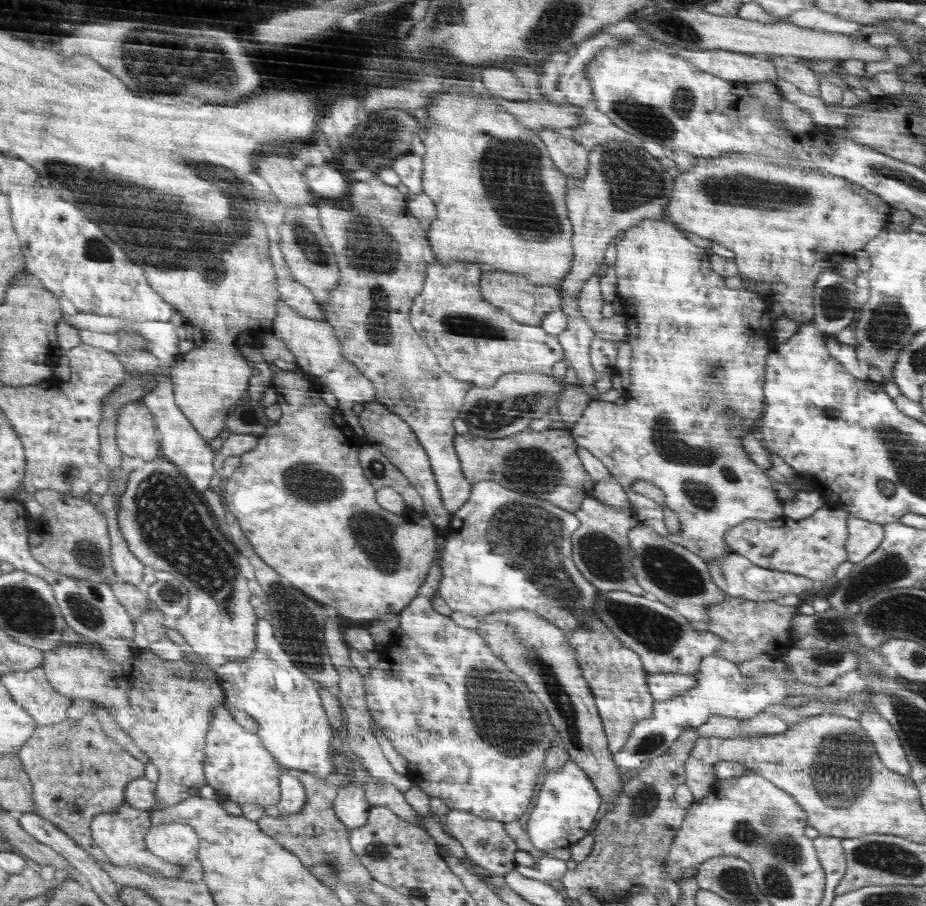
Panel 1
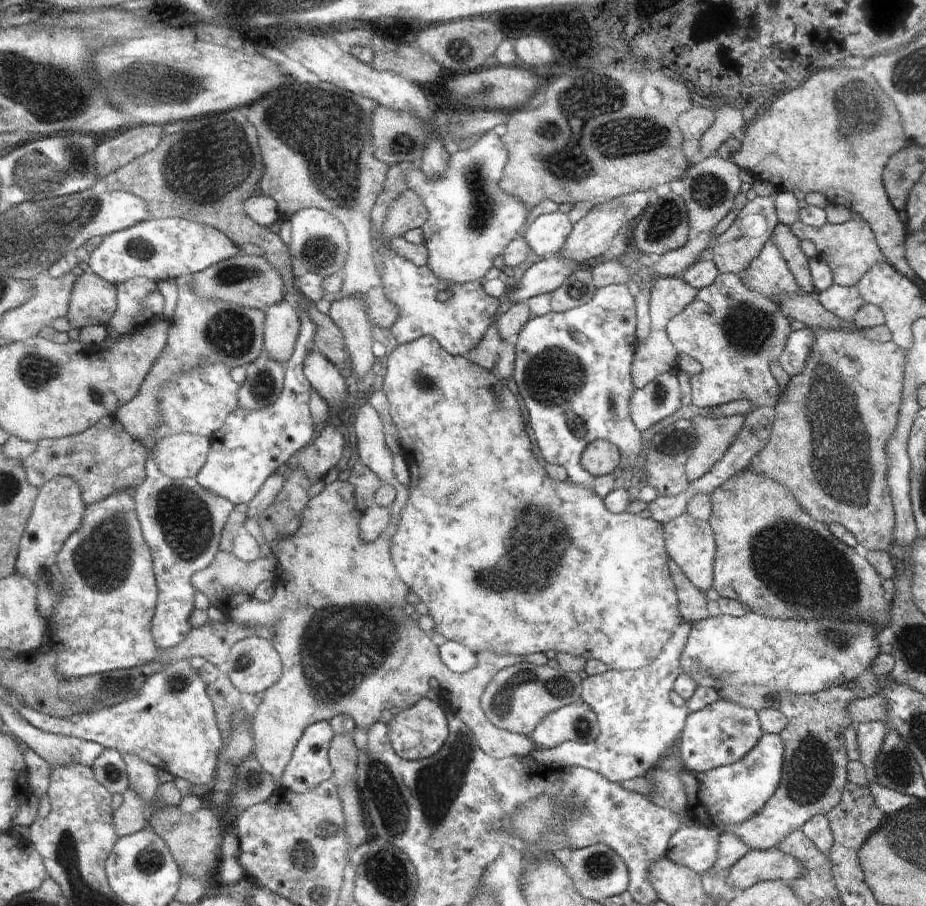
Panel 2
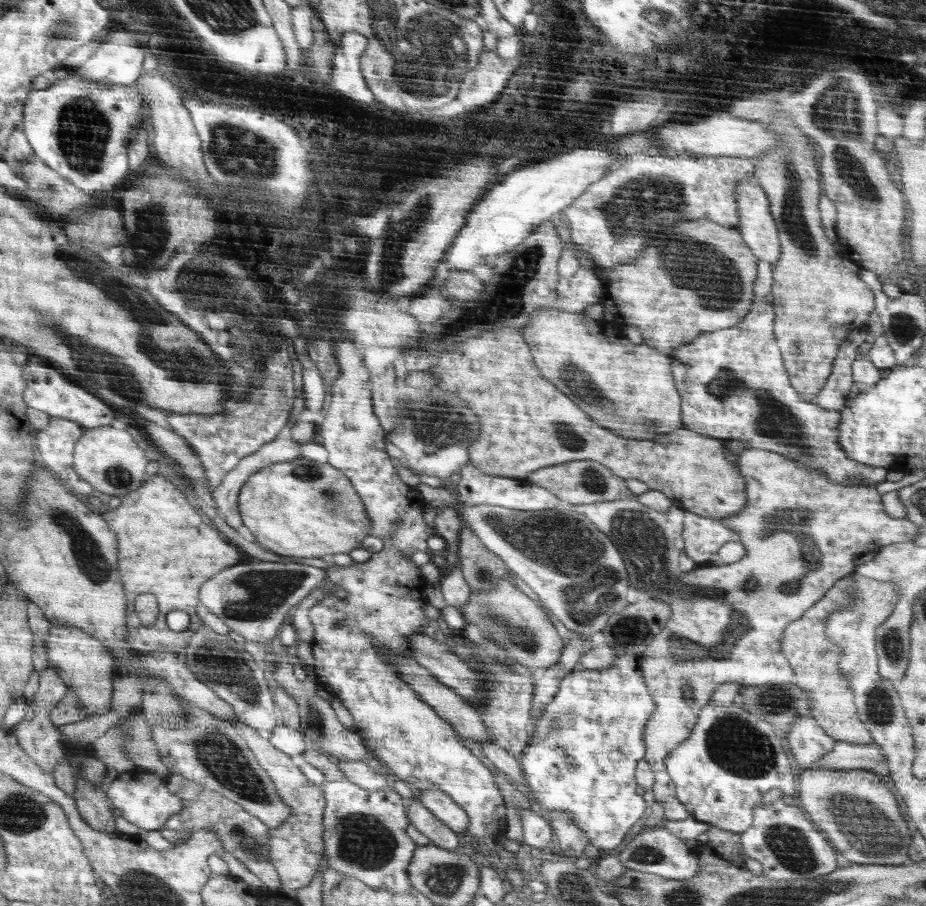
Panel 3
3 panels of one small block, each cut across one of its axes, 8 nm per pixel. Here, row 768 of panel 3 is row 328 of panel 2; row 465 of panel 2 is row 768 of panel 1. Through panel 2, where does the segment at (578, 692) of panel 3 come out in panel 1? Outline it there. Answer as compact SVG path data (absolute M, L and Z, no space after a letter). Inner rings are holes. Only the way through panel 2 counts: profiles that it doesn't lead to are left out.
M706 656L700 664L694 674L696 686L692 690L682 692L670 700L656 701L653 716L637 722L625 748L613 753L613 758L619 766L624 766L630 772L643 768L647 763L668 752L682 731L688 727L699 727L711 715L721 714L738 720L750 720L770 704L777 705L795 696L784 678L773 672L761 671L748 678L740 674L735 663L718 656ZM568 759L562 764L562 768L548 771L542 789L538 791L538 800L535 801L536 807L530 814L530 820L526 822L526 835L539 855L535 864L540 872L538 878L549 883L561 881L568 872L566 864L562 860L546 858L544 855L551 857L550 850L578 846L583 838L590 838L592 831L598 826L602 802L606 800L602 798L601 791L594 786L593 779L586 774L586 770L582 770L577 762Z

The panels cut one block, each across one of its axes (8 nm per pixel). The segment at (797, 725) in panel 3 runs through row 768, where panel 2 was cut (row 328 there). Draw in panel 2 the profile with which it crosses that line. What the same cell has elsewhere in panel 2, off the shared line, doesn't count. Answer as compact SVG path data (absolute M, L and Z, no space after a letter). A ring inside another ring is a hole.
M805 326L790 335L789 346L785 348L784 354L780 356L781 366L786 370L786 374L790 379L800 375L805 370L806 362L812 354L813 344L816 343L816 337L813 336L814 329L816 328Z

